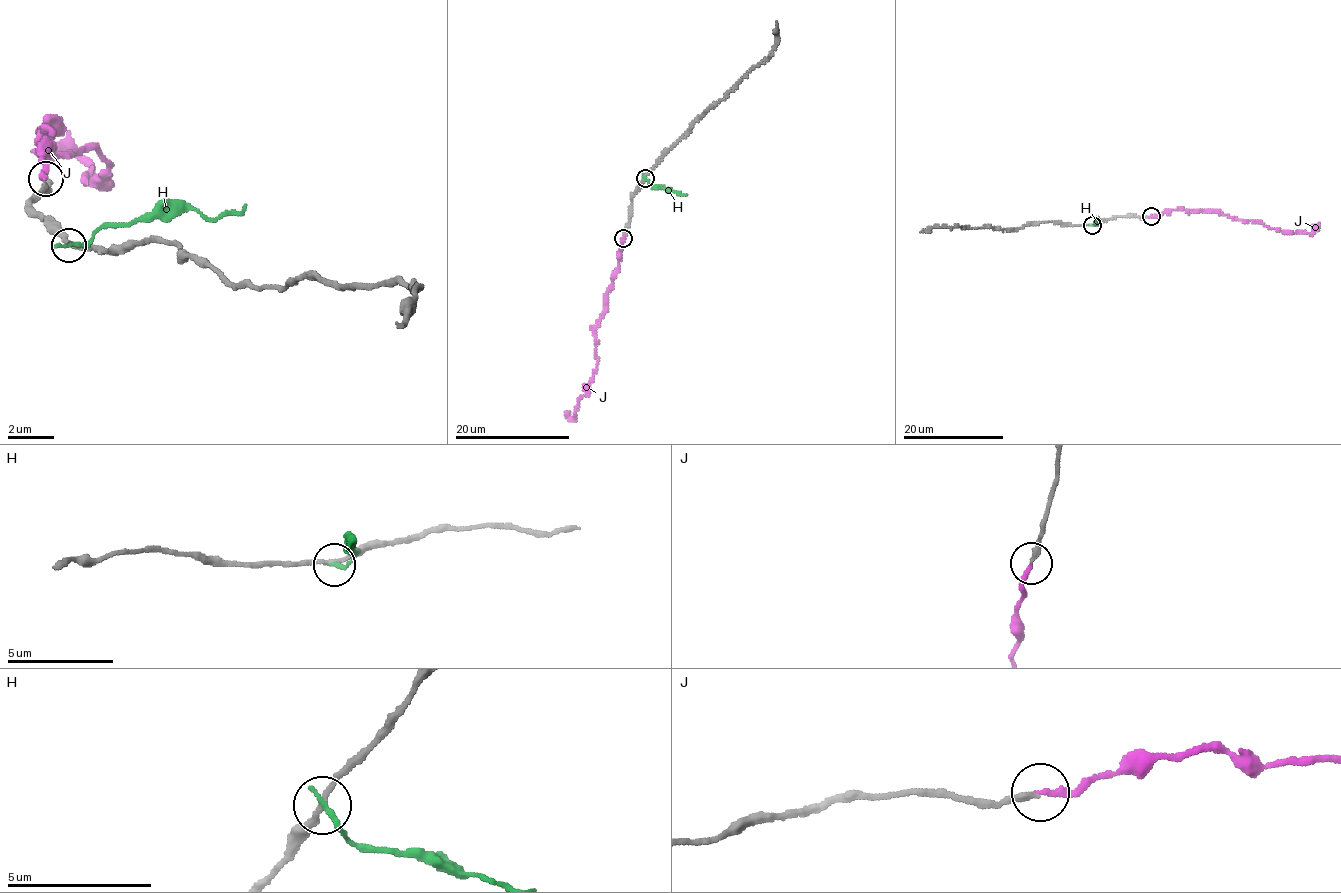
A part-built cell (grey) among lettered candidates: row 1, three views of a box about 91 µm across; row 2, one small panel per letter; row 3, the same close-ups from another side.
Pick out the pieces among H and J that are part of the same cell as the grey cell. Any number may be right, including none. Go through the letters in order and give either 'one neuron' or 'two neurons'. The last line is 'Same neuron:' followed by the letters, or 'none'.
H: two neurons
J: one neuron
Same neuron: J

